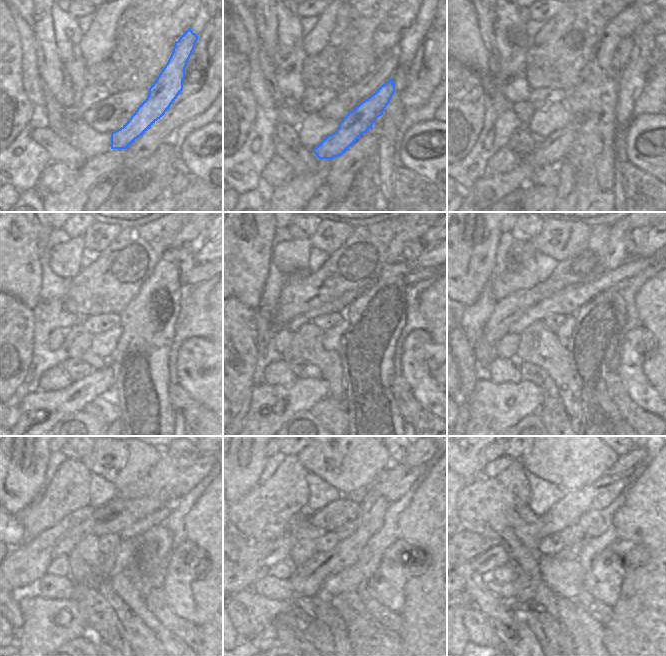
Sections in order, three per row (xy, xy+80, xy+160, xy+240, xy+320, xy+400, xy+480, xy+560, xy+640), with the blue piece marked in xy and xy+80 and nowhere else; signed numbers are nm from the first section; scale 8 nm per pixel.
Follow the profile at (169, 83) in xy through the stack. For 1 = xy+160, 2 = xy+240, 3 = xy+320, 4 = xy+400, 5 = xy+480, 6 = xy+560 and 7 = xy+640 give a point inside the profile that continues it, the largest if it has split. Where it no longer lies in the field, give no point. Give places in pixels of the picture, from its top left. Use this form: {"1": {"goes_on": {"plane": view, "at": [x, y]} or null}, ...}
{"1": {"goes_on": {"plane": "xy+160", "at": [492, 187]}}, "2": {"goes_on": {"plane": "xy+240", "at": [39, 412]}}, "3": {"goes_on": {"plane": "xy+320", "at": [271, 406]}}, "4": {"goes_on": {"plane": "xy+400", "at": [495, 407]}}, "5": {"goes_on": {"plane": "xy+480", "at": [47, 623]}}, "6": {"goes_on": {"plane": "xy+560", "at": [267, 613]}}, "7": {"goes_on": {"plane": "xy+640", "at": [468, 603]}}}

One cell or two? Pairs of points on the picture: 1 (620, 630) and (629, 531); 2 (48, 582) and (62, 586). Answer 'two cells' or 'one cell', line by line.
1: one cell
2: one cell

